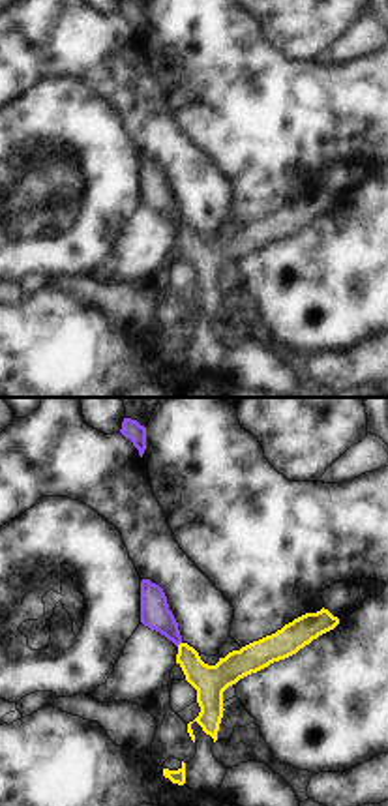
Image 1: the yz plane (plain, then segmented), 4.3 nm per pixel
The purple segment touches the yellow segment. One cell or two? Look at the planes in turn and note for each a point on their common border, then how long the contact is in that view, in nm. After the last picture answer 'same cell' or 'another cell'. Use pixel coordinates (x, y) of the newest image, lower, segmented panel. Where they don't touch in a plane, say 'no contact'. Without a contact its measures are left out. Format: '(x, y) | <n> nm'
(179, 643) | 30 nm

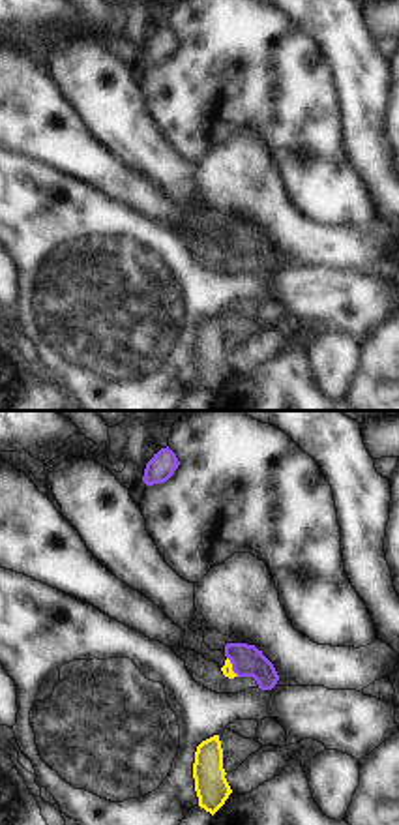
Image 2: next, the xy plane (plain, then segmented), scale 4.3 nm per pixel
(233, 666) | 100 nm

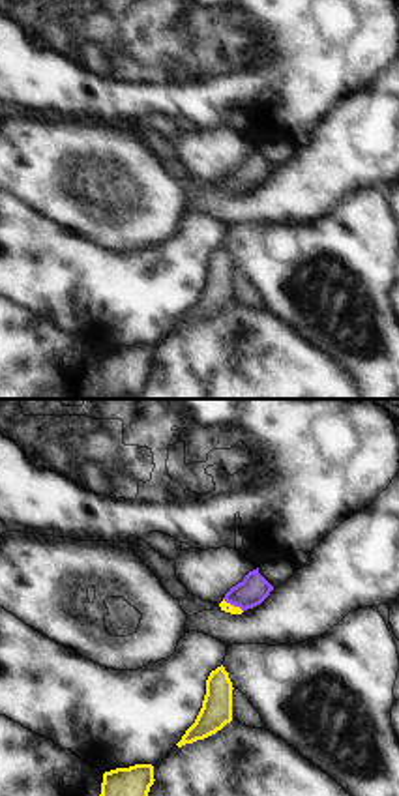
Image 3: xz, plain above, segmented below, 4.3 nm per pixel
(233, 604) | 110 nm

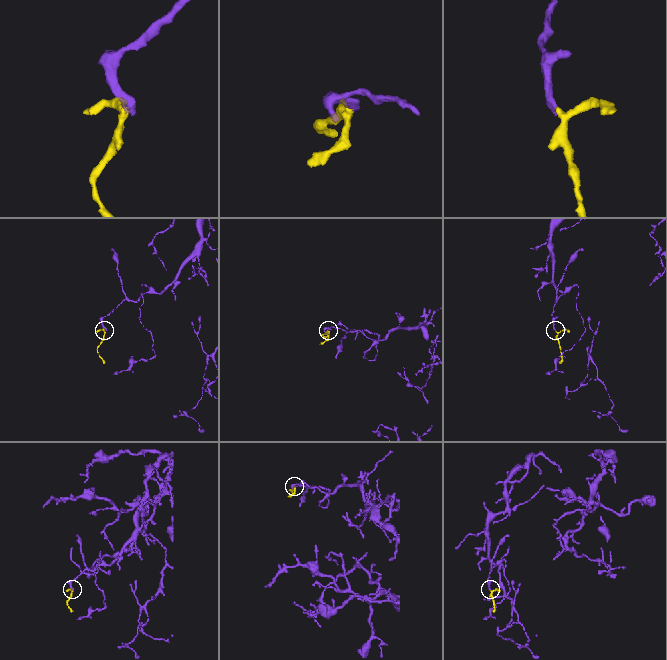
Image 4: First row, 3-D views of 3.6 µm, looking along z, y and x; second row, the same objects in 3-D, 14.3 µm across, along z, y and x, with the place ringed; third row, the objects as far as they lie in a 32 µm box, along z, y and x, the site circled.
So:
same cell

